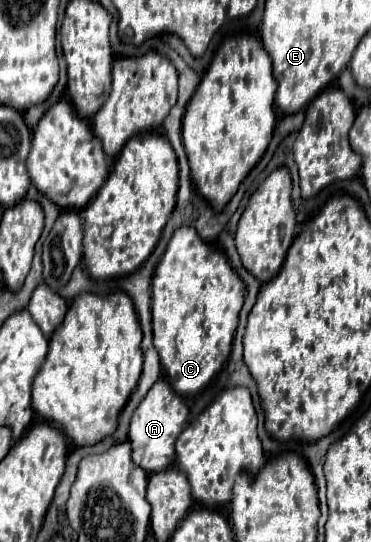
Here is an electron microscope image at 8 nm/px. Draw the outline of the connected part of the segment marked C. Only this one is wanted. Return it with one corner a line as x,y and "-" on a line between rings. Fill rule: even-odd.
181,227
171,237
151,287
153,345
161,357
165,379
181,395
201,393
231,353
245,285
223,253
209,249
193,227

